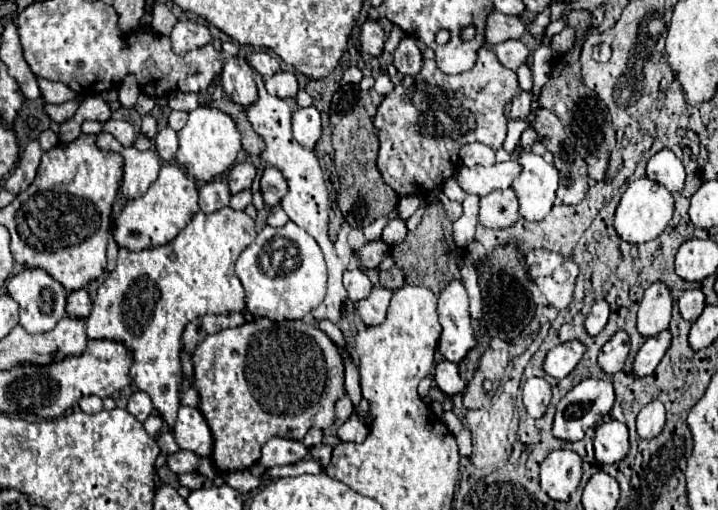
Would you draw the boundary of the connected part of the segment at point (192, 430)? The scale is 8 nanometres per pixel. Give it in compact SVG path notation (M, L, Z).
M181 405L177 421L173 425L173 437L181 449L193 451L199 457L209 457L213 447L213 435L197 407Z

